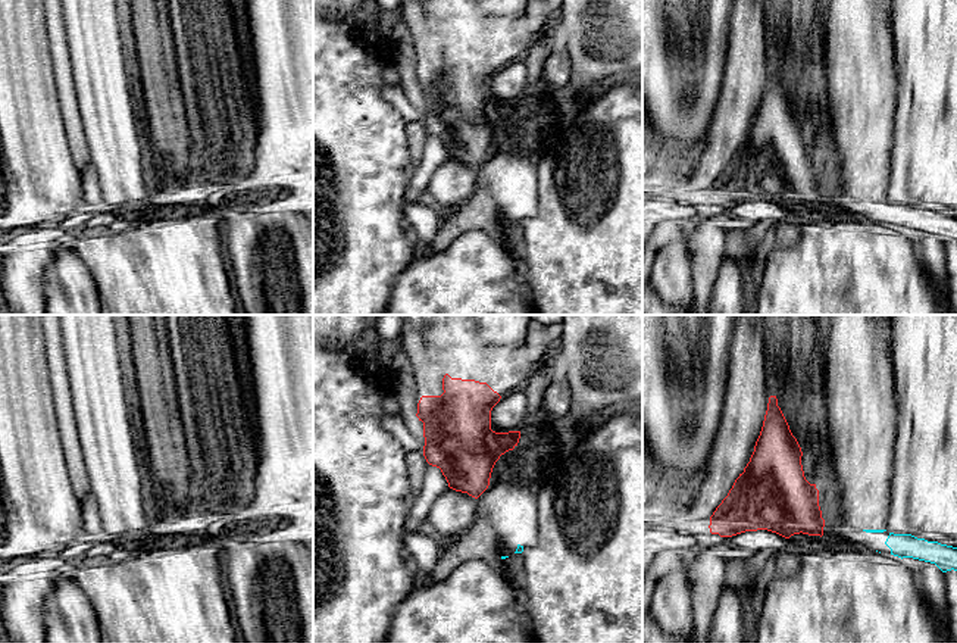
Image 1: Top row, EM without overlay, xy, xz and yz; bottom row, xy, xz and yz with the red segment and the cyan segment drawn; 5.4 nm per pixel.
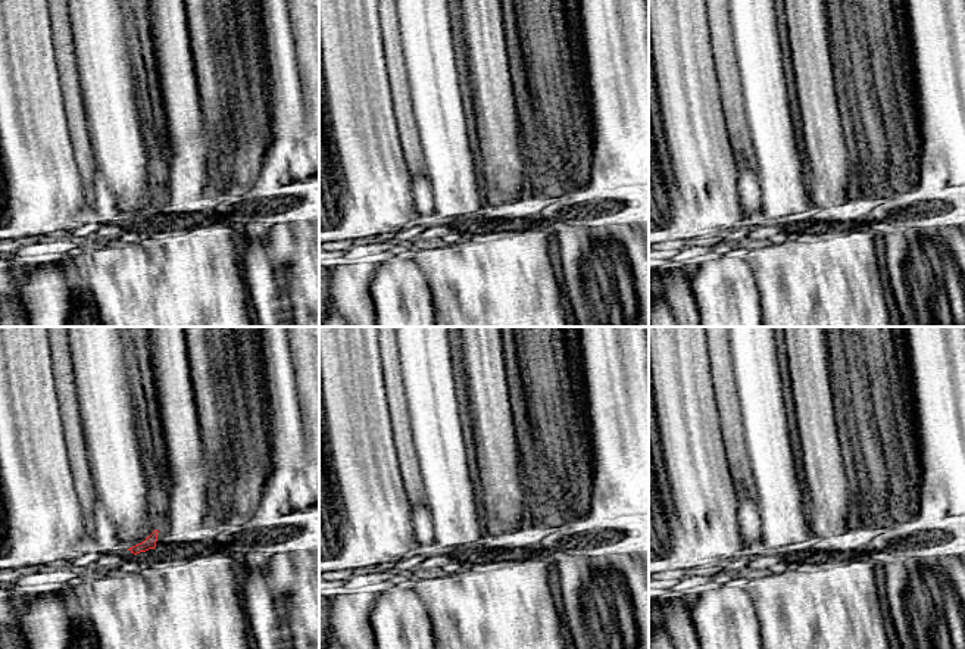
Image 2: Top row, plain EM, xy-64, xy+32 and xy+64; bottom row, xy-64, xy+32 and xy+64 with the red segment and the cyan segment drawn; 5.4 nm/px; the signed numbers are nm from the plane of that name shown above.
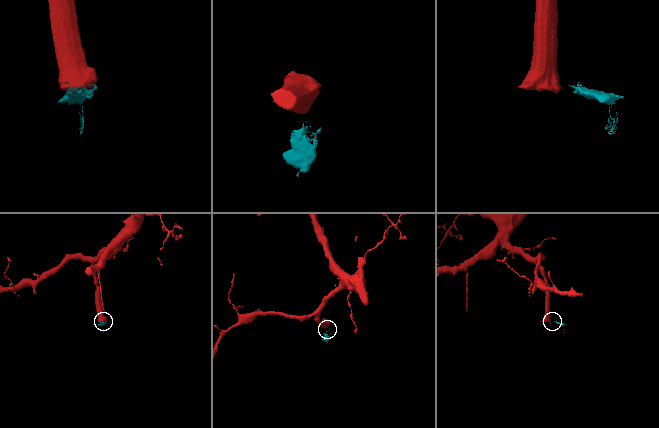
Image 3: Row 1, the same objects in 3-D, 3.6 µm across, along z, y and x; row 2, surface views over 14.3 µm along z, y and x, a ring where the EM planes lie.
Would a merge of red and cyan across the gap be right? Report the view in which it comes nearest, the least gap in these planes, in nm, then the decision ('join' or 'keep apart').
yz | 220 nm | join

